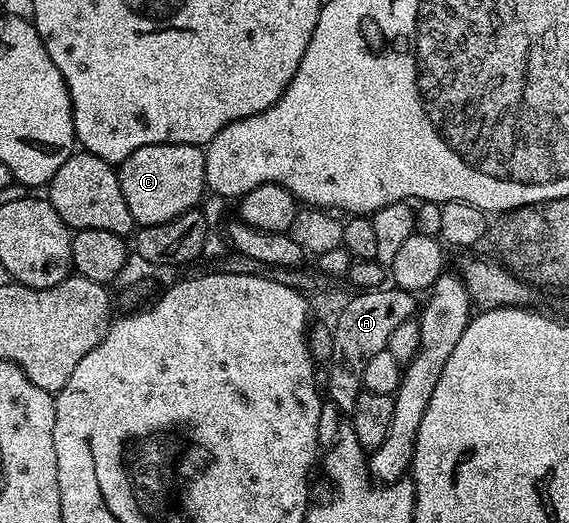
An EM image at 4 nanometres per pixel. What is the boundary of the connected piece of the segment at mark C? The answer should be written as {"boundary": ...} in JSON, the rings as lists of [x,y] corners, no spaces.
{"boundary":[[[154,144],[141,146],[141,150],[133,150],[129,158],[118,165],[121,194],[125,194],[125,206],[129,206],[129,214],[133,214],[136,225],[160,224],[169,222],[181,214],[192,211],[202,201],[207,188],[205,178],[205,152],[198,144]]]}

